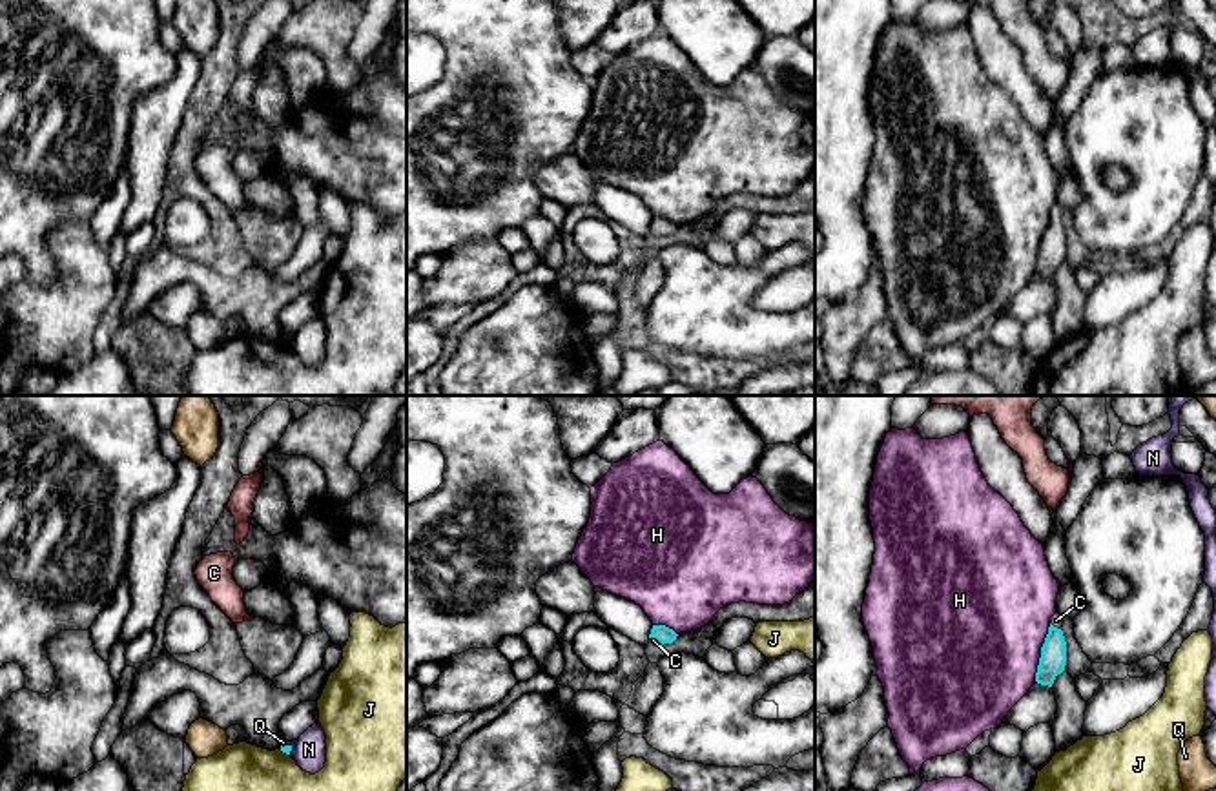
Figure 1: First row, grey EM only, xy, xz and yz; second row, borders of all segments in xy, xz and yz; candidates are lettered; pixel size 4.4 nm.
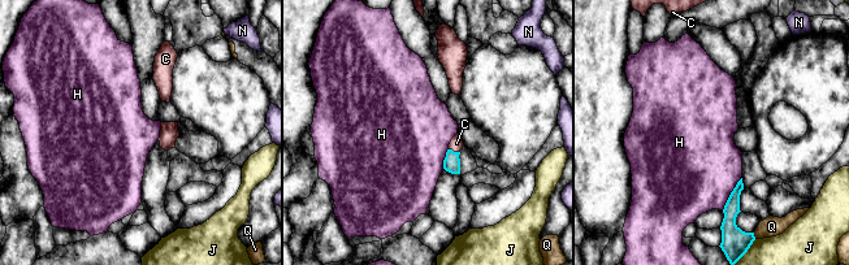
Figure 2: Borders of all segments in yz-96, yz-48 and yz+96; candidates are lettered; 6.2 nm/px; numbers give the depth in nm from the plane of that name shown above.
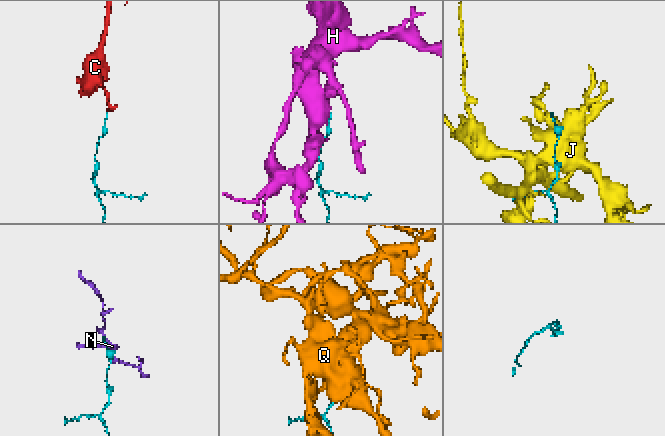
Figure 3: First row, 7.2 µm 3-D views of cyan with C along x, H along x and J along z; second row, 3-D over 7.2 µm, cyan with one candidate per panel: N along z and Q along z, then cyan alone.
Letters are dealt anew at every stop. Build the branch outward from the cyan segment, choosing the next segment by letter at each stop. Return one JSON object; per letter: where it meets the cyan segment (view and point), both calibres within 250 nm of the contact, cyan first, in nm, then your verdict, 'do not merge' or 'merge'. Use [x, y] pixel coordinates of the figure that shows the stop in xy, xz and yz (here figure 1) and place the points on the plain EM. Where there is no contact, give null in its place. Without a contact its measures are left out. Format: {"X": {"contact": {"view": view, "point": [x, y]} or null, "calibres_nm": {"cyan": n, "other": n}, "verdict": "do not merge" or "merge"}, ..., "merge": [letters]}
{"C": {"contact": {"view": "yz", "point": [1056, 219]}, "calibres_nm": {"cyan": 120, "other": 50}, "verdict": "merge"}, "H": {"contact": {"view": "yz", "point": [1041, 245]}, "calibres_nm": {"cyan": 120, "other": 480}, "verdict": "do not merge"}, "J": {"contact": {"view": "xy", "point": [285, 343]}, "calibres_nm": {"cyan": 40, "other": 460}, "verdict": "do not merge"}, "N": {"contact": {"view": "xy", "point": [290, 341]}, "calibres_nm": {"cyan": 40, "other": 150}, "verdict": "do not merge"}, "Q": {"contact": {"view": "xy", "point": [287, 338]}, "calibres_nm": {"cyan": 40, "other": 30}, "verdict": "do not merge"}, "merge": ["C"]}

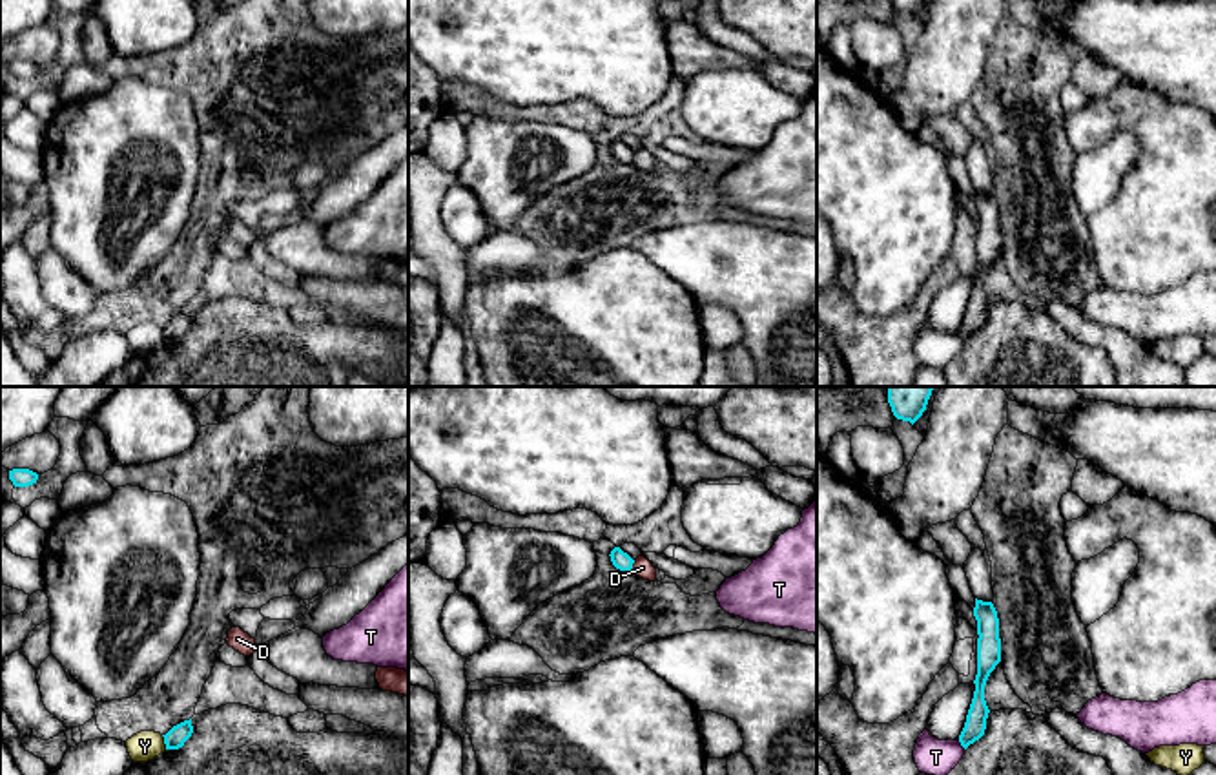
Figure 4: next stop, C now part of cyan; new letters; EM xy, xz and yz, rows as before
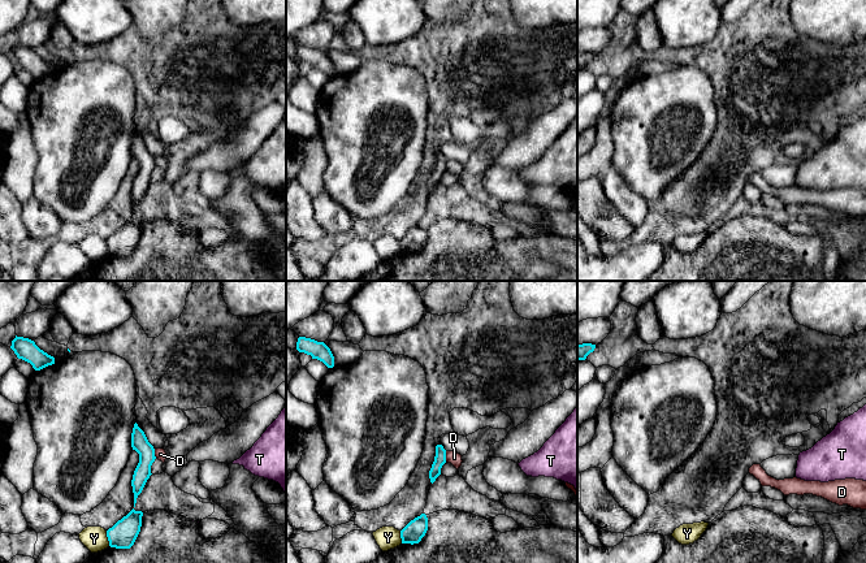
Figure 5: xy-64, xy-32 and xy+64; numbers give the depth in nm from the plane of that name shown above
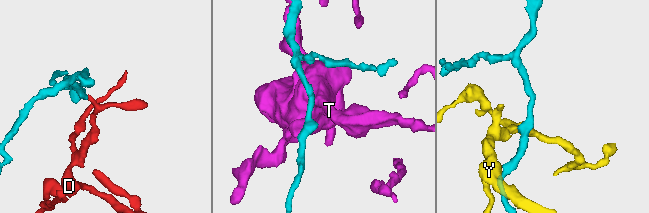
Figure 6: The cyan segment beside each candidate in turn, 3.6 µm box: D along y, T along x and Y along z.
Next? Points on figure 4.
{"D": {"contact": {"view": "xz", "point": [631, 157]}, "calibres_nm": {"cyan": 80, "other": 90}, "verdict": "do not merge"}, "T": {"contact": {"view": "yz", "point": [961, 336]}, "calibres_nm": {"cyan": 100, "other": 160}, "verdict": "do not merge"}, "Y": {"contact": {"view": "xy", "point": [164, 334]}, "calibres_nm": {"cyan": 90, "other": 130}, "verdict": "do not merge"}, "merge": []}

